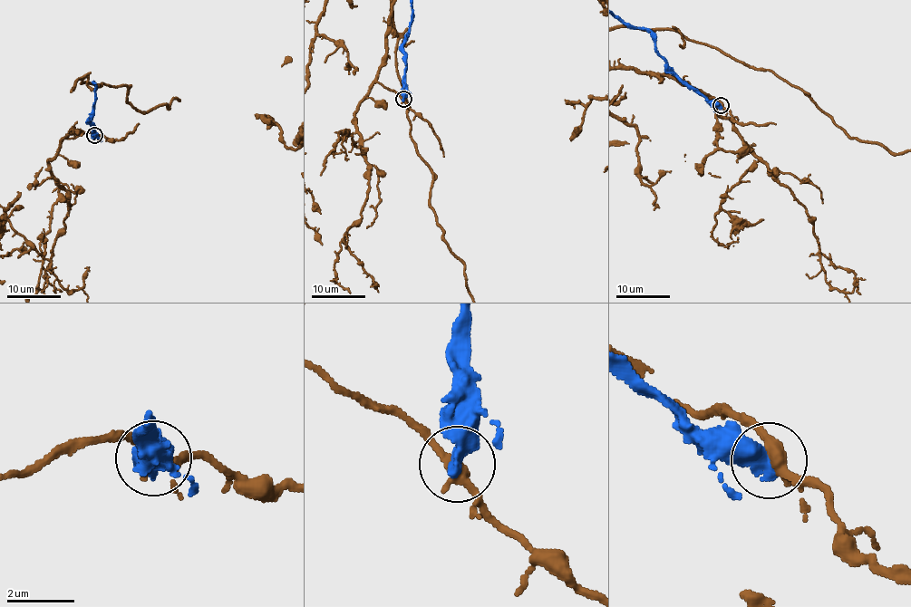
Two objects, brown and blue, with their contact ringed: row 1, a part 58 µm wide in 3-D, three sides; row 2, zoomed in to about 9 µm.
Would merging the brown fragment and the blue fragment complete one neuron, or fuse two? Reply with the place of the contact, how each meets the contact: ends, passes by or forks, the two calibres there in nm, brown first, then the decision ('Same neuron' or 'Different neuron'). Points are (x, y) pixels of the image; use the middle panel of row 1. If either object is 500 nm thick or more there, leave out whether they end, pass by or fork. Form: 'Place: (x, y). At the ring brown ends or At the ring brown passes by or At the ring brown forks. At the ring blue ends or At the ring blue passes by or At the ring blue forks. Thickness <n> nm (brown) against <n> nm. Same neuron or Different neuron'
Place: (403, 99). Thickness 380 nm (brown) against 550 nm. Different neuron

